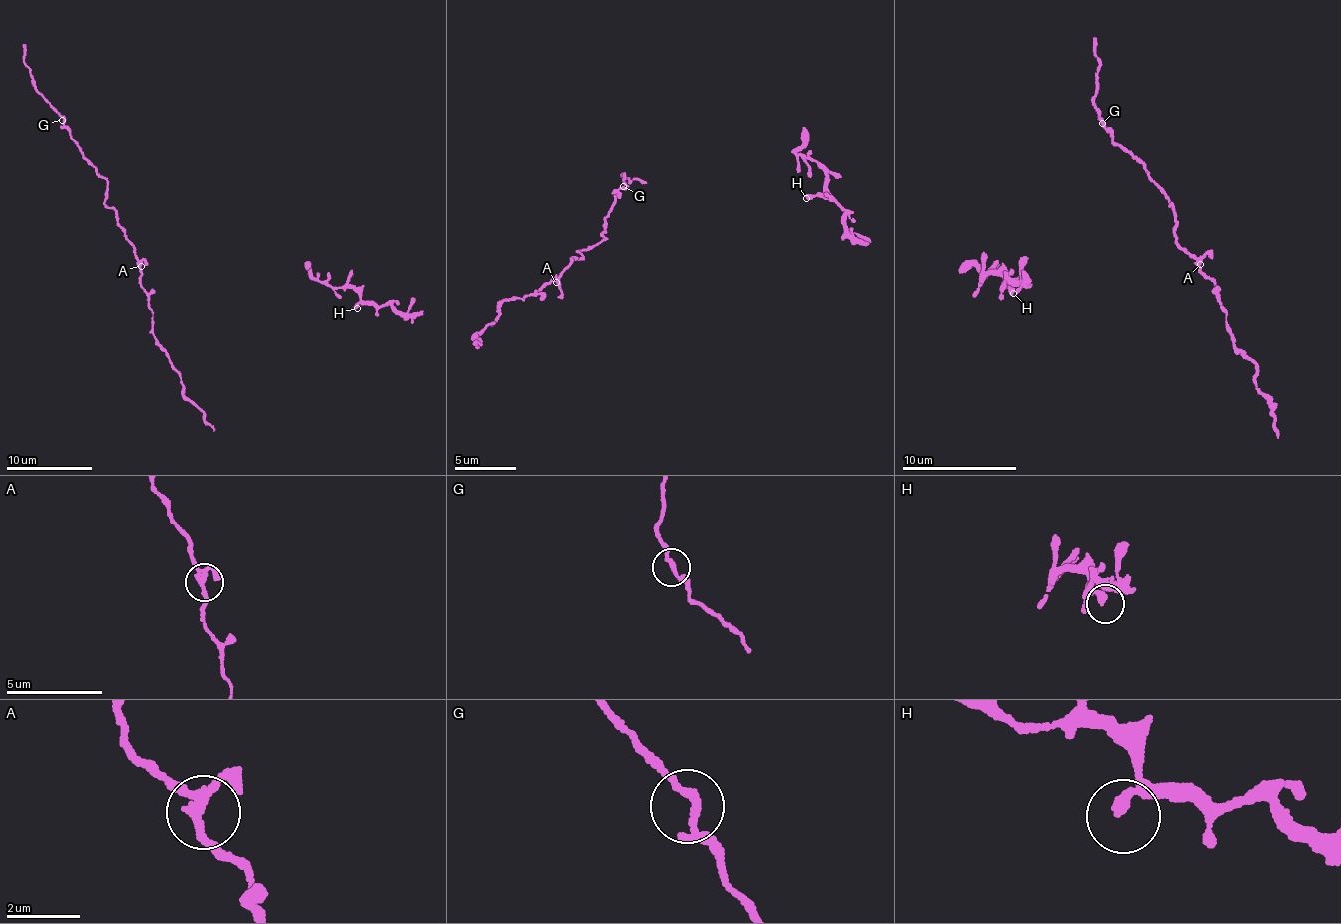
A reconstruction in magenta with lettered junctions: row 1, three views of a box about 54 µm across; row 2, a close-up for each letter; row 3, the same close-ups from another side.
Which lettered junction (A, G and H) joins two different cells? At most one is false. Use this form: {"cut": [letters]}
{"cut": []}

